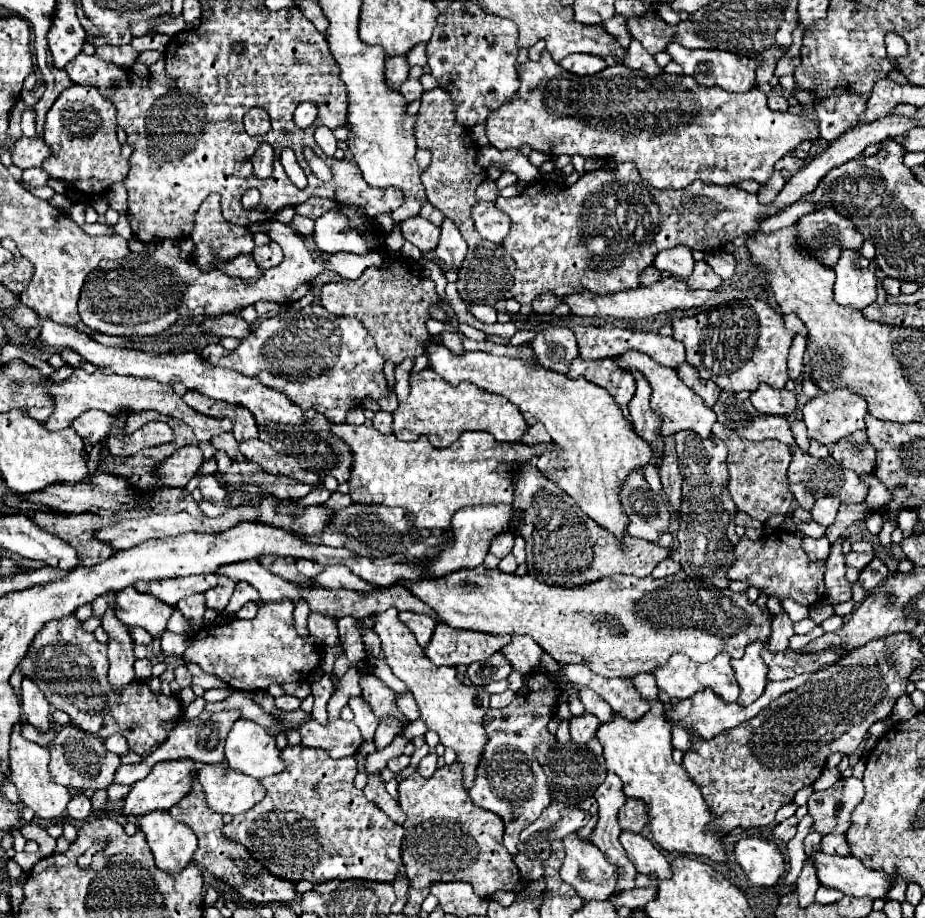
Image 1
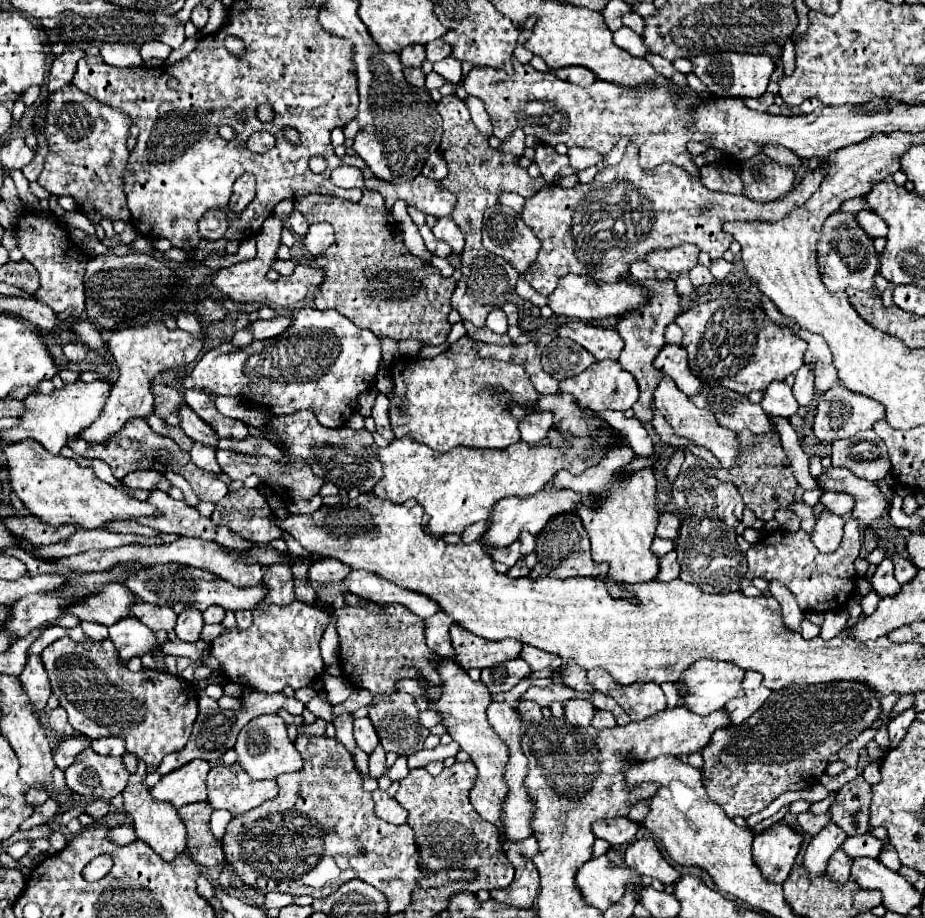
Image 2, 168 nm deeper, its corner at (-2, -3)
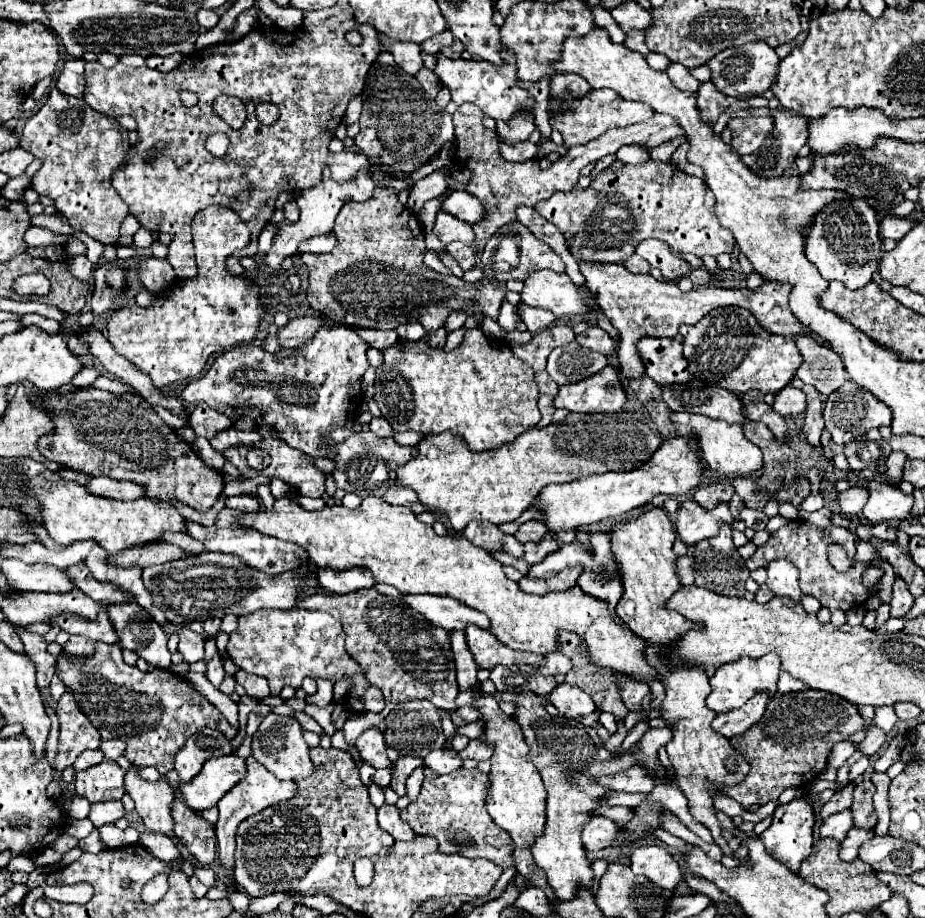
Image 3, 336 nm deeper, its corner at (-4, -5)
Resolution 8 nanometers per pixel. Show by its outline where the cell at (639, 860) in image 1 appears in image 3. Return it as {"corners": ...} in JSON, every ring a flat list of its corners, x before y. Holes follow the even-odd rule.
{"corners":[[643,845,631,853,631,869,635,875,645,875,657,887,673,891,683,879,679,863,659,845]]}

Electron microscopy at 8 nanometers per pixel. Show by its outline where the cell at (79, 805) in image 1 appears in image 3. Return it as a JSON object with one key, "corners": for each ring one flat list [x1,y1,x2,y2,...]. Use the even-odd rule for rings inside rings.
{"corners":[[103,801,103,803,93,803,89,819,95,827,101,827,105,823,115,823,125,815,123,803,121,801]]}

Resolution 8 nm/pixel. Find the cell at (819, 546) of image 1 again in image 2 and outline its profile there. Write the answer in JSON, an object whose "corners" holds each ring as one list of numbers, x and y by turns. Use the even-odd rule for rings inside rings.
{"corners":[[797,499,797,501,793,501,793,505,789,505,789,509,801,517,801,529,805,529,805,531,811,535,811,531,813,531,813,525,815,525,813,507,809,507,805,501]]}

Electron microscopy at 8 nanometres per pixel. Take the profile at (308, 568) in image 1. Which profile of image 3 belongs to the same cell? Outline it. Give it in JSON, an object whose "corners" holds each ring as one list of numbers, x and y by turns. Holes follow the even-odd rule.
{"corners":[[329,567,325,569,317,569,317,579,319,585,337,593,337,595,345,595,357,589,371,589,375,579,371,577,371,571,363,569,363,567,351,567,351,569,343,569,343,571,333,571]]}

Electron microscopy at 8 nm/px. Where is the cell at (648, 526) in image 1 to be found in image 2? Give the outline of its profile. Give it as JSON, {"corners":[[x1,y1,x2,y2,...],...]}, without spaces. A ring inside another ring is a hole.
{"corners":[[663,513,659,517,659,525,657,525,657,537,663,537,663,539,675,539,679,535,679,527,681,527,681,521,675,513]]}

